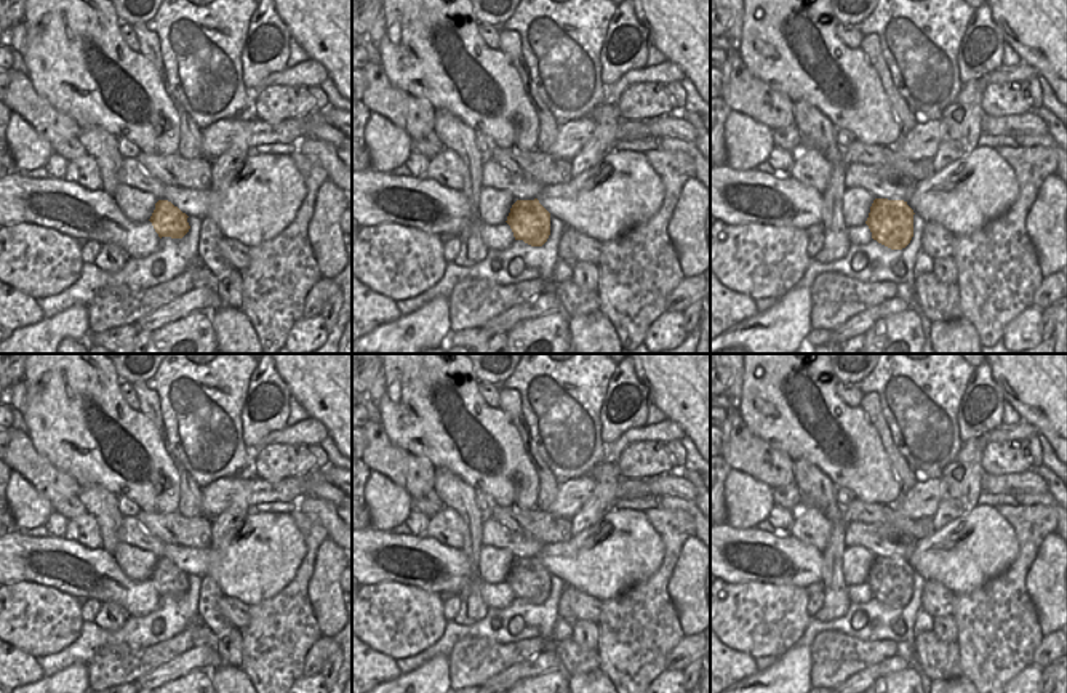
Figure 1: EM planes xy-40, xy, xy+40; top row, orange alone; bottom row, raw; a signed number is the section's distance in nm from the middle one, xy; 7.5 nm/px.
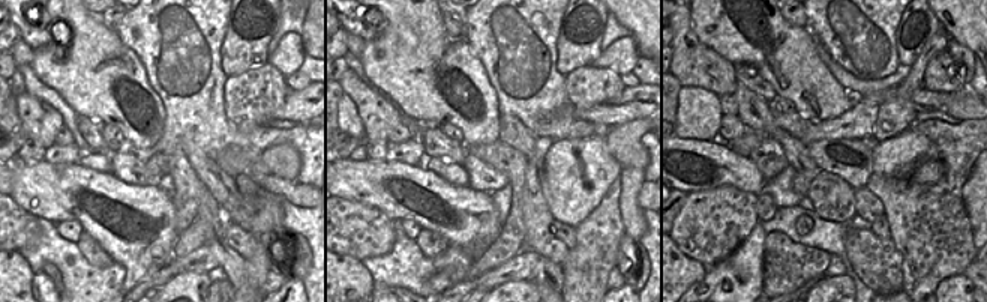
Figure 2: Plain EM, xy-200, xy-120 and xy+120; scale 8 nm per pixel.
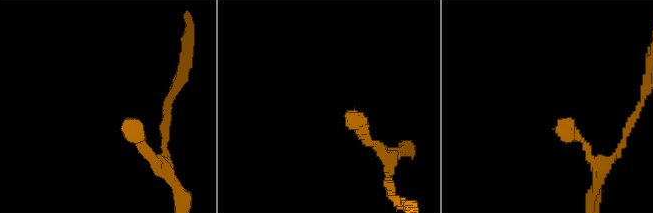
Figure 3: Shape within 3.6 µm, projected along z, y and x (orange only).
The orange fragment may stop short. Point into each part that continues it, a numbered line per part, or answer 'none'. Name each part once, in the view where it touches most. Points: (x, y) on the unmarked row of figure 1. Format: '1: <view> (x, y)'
none

